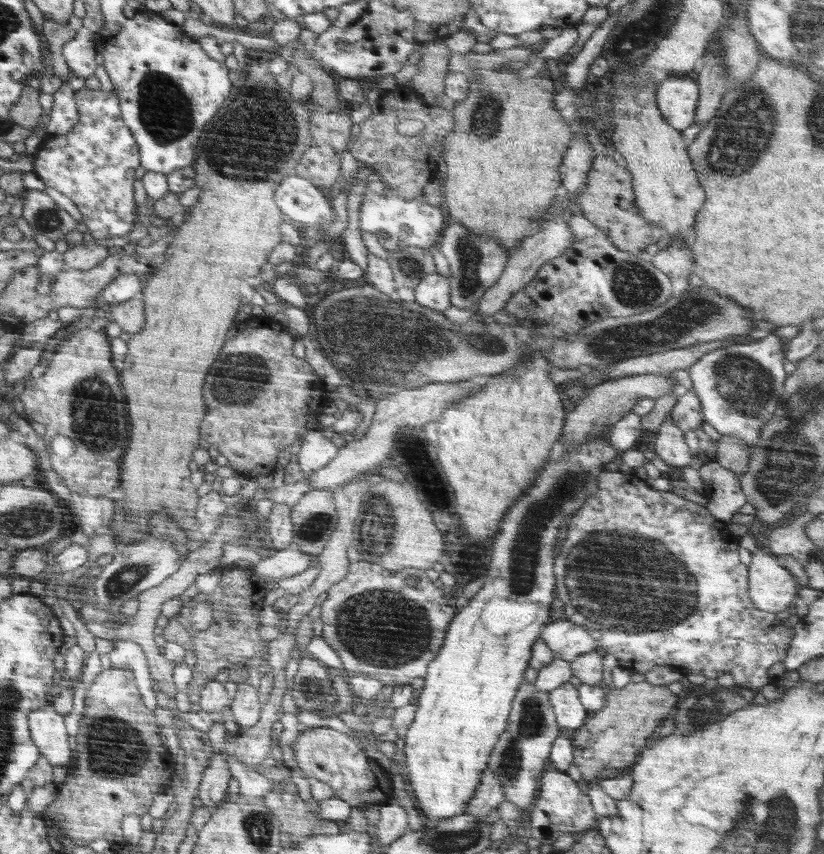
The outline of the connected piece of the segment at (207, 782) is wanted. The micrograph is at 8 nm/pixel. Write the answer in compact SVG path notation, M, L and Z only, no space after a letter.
M222 750L220 755L211 756L209 767L203 770L203 777L199 784L197 803L211 811L220 806L227 799L228 781L231 772L227 765L227 754Z

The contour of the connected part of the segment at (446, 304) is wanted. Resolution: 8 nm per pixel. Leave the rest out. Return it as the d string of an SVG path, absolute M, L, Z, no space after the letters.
M437 272L428 275L415 288L415 302L430 310L444 312L450 308L450 285L448 279Z

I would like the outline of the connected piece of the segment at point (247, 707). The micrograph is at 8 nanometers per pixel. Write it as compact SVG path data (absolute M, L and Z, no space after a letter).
M238 682L238 690L234 699L231 700L230 708L234 715L234 720L238 724L241 732L248 729L248 726L256 724L260 718L260 700L256 688L252 688L246 682Z

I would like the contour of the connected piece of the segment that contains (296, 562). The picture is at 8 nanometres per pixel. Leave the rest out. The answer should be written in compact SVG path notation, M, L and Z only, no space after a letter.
M291 545L274 551L252 569L265 580L284 580L307 570L313 564L314 558L315 556L310 556L302 549Z

